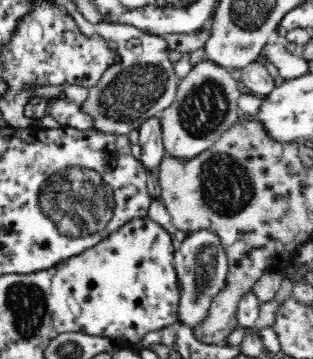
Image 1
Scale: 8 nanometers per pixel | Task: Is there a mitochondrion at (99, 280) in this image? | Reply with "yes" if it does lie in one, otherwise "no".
no

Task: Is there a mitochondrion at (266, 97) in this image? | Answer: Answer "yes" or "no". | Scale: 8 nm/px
no

